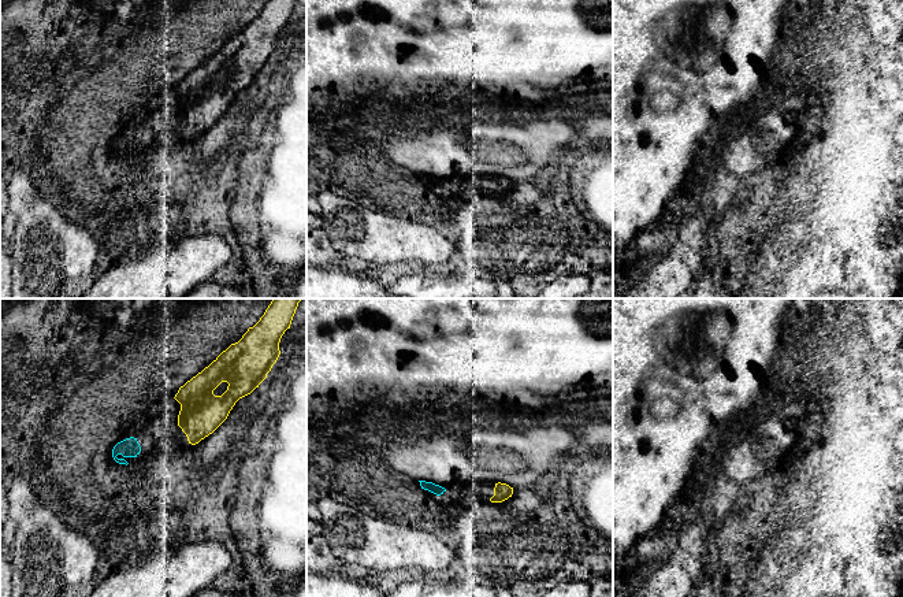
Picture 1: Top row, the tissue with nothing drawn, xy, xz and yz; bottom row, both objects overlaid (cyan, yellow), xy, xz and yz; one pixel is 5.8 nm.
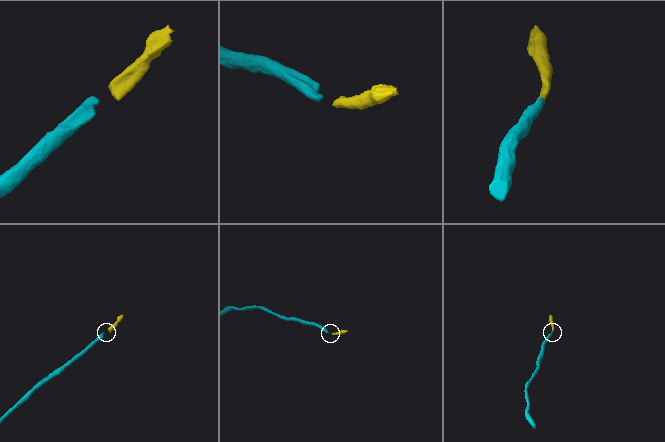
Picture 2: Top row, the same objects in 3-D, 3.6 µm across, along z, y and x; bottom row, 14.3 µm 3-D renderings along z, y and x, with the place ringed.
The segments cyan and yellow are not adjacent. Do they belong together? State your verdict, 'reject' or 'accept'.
accept

